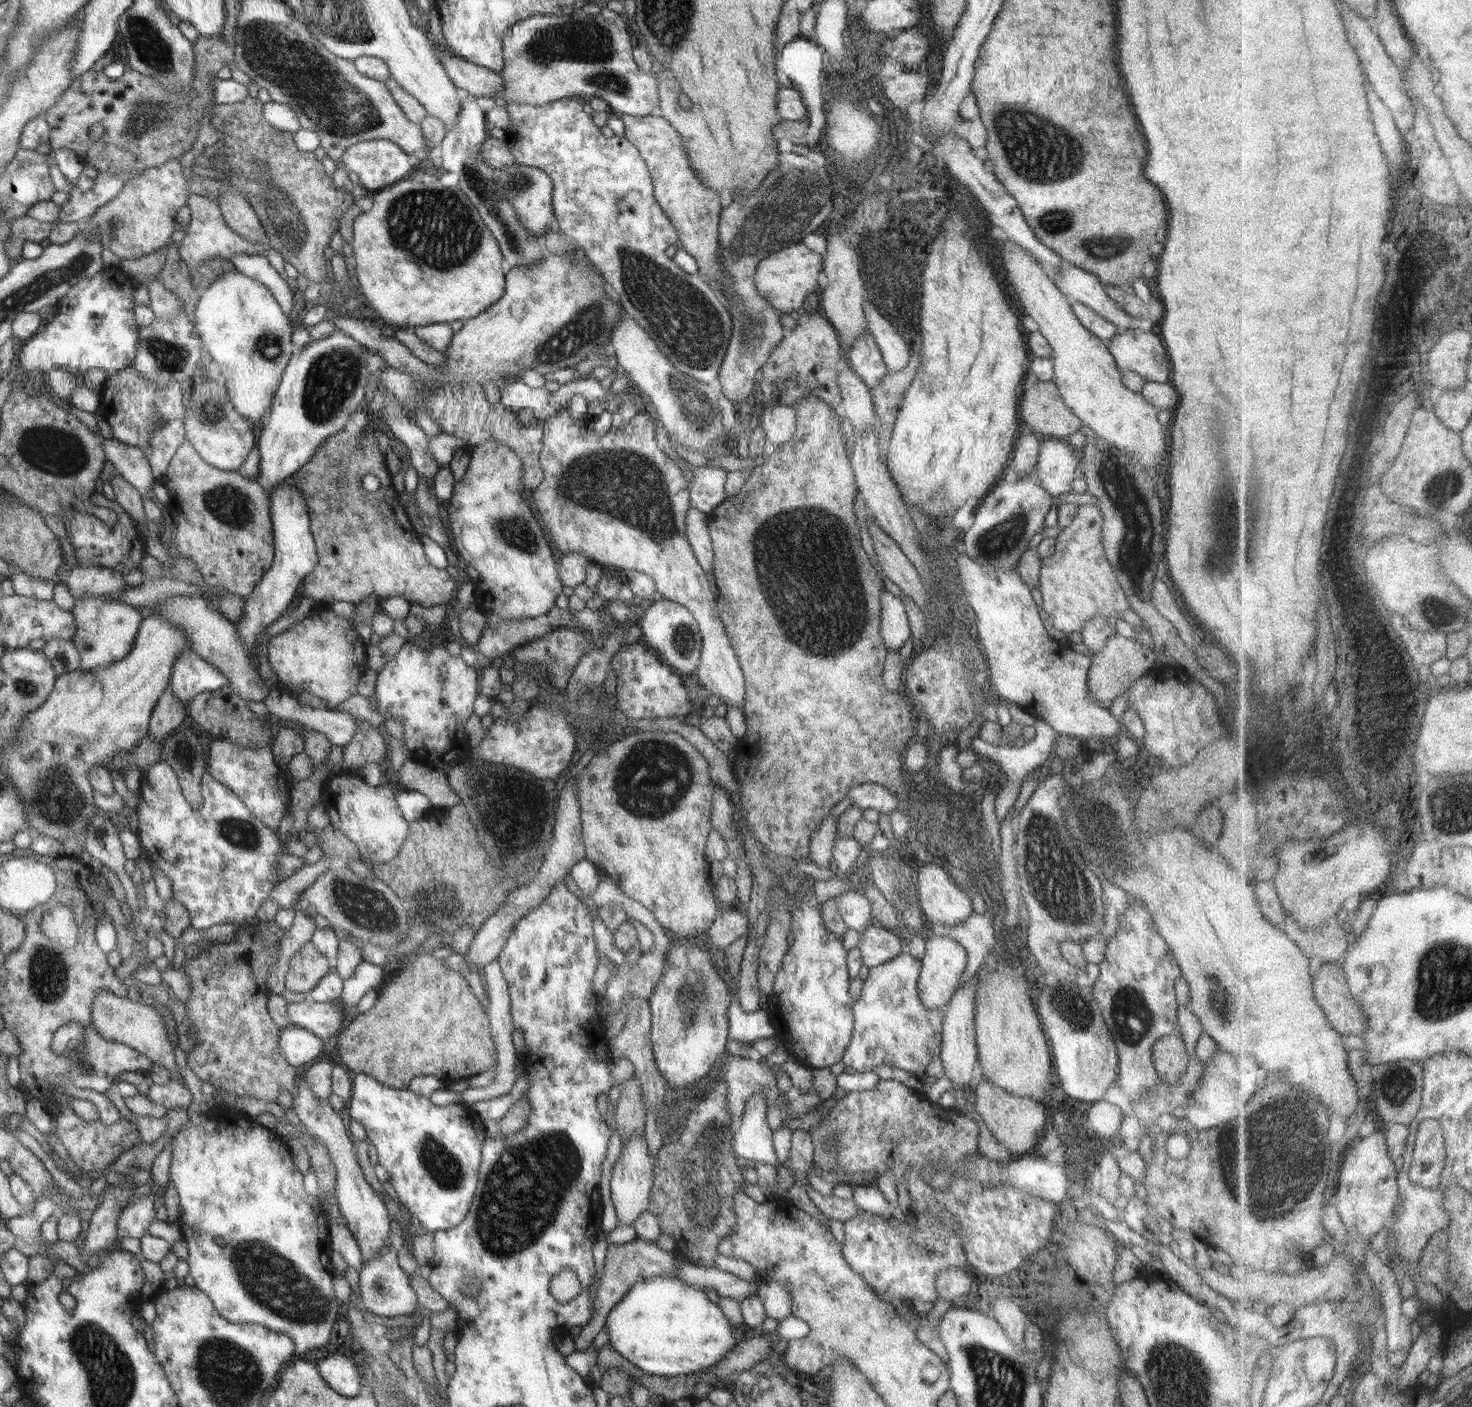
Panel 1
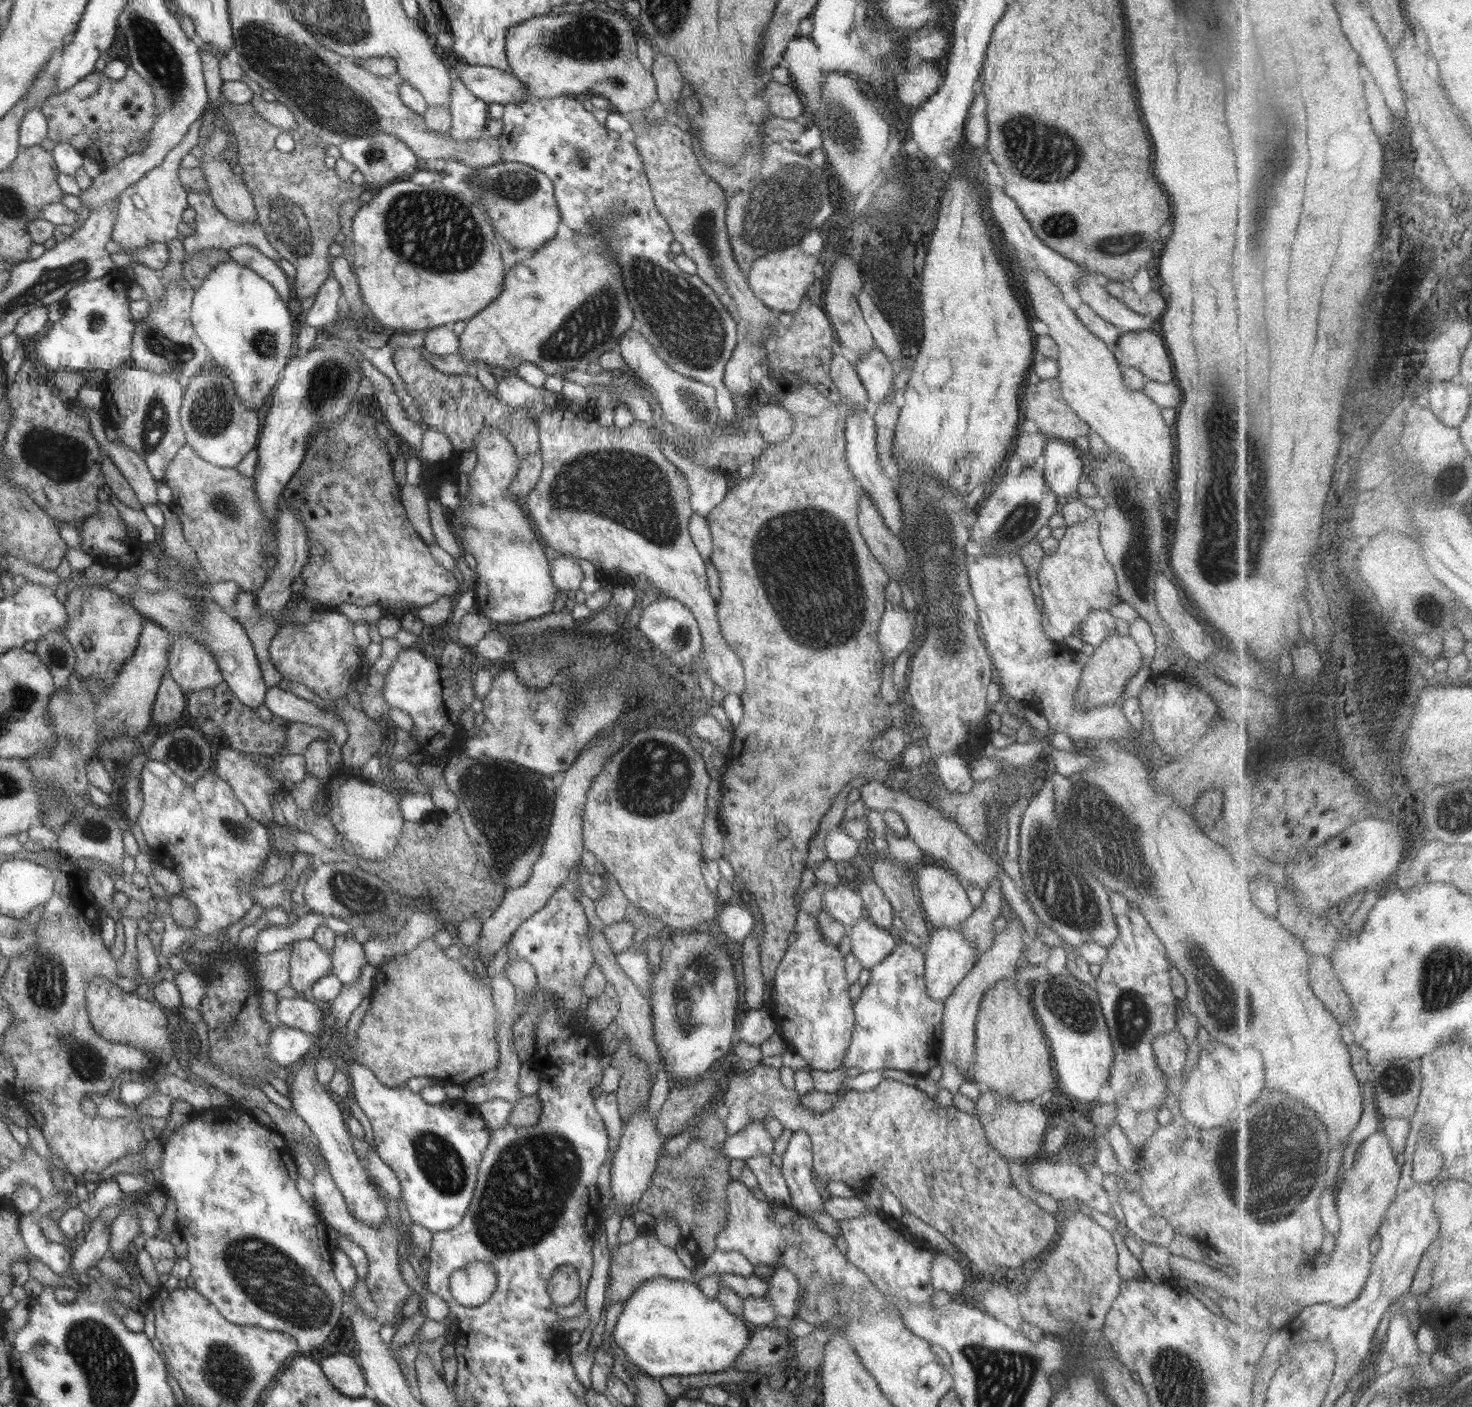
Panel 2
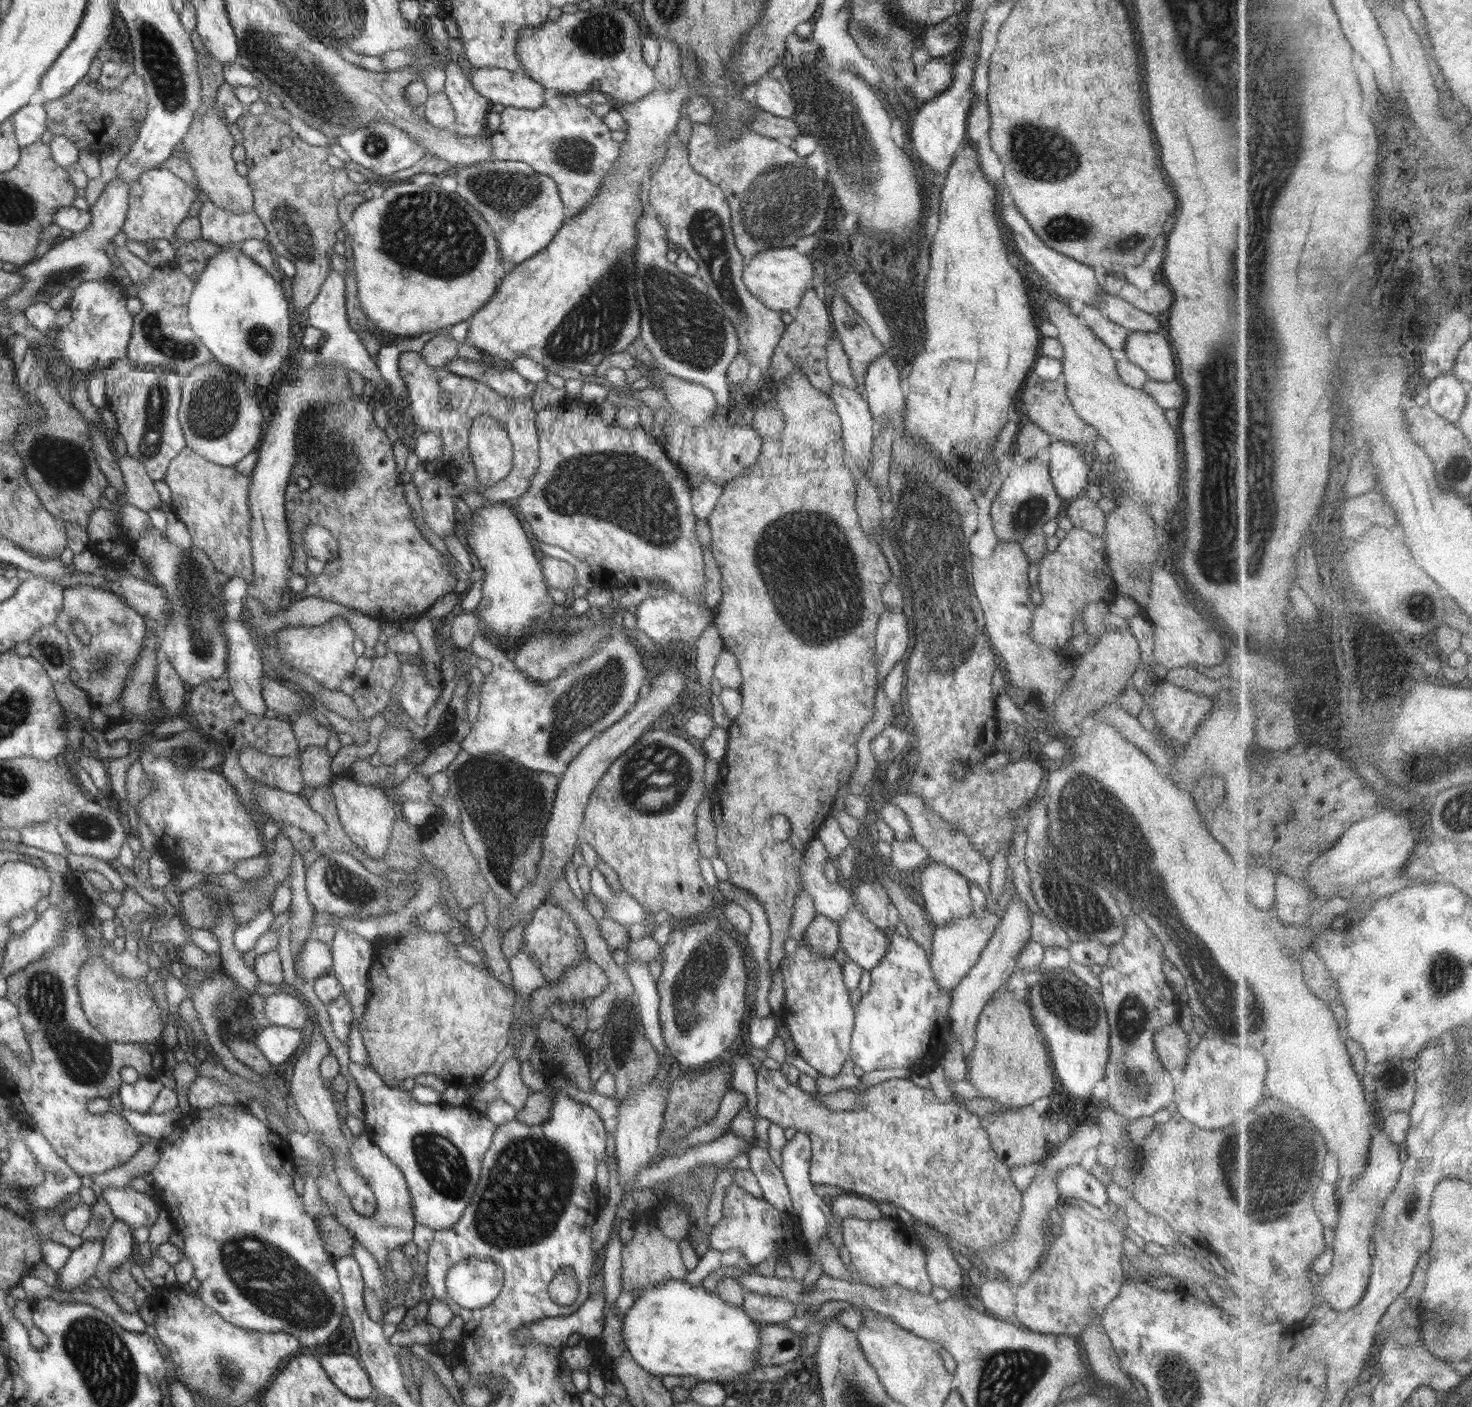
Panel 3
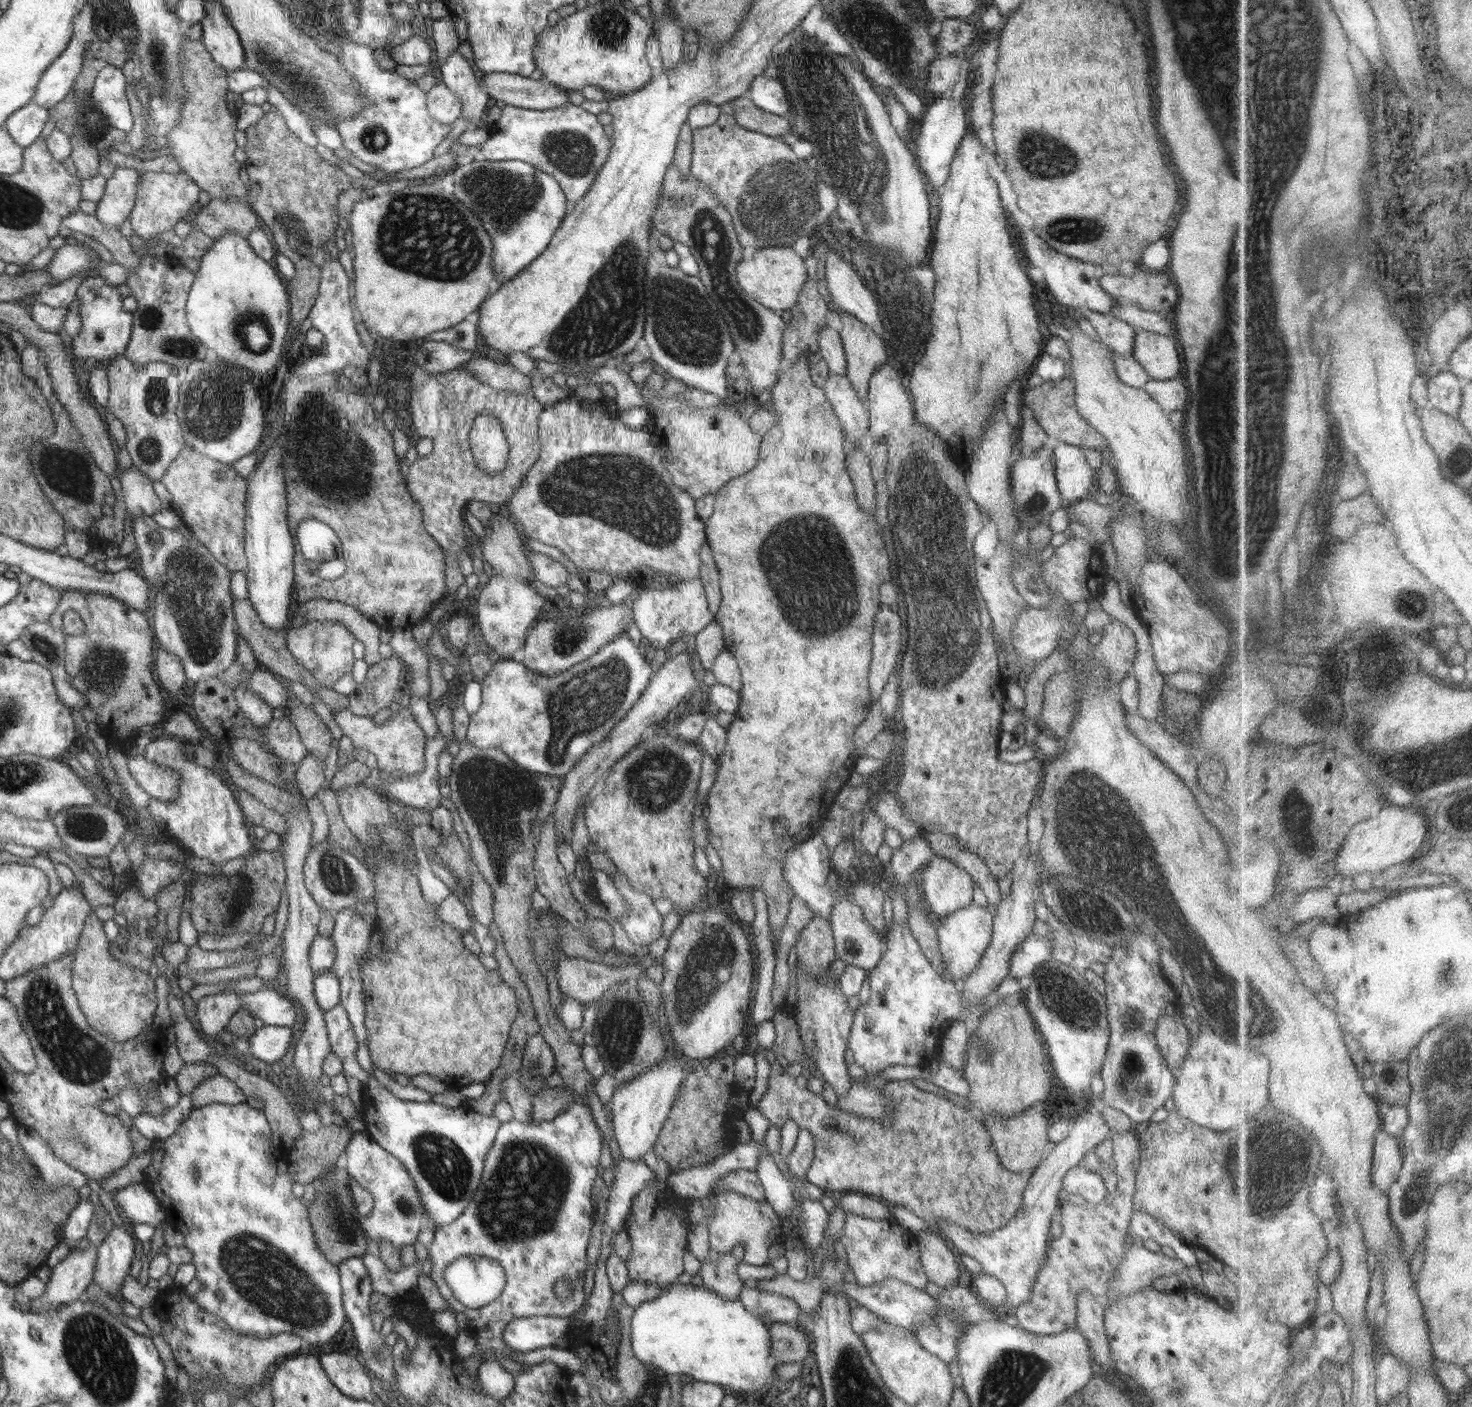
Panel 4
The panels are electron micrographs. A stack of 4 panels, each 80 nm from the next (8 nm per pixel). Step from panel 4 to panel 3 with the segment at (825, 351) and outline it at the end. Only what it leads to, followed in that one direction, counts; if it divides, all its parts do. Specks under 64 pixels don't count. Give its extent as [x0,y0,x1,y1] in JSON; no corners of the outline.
[827,332,857,390]

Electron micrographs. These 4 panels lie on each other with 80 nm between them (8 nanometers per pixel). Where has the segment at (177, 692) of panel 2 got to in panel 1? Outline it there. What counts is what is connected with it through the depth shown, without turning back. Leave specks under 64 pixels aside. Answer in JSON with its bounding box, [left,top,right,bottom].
[149,687,186,742]

